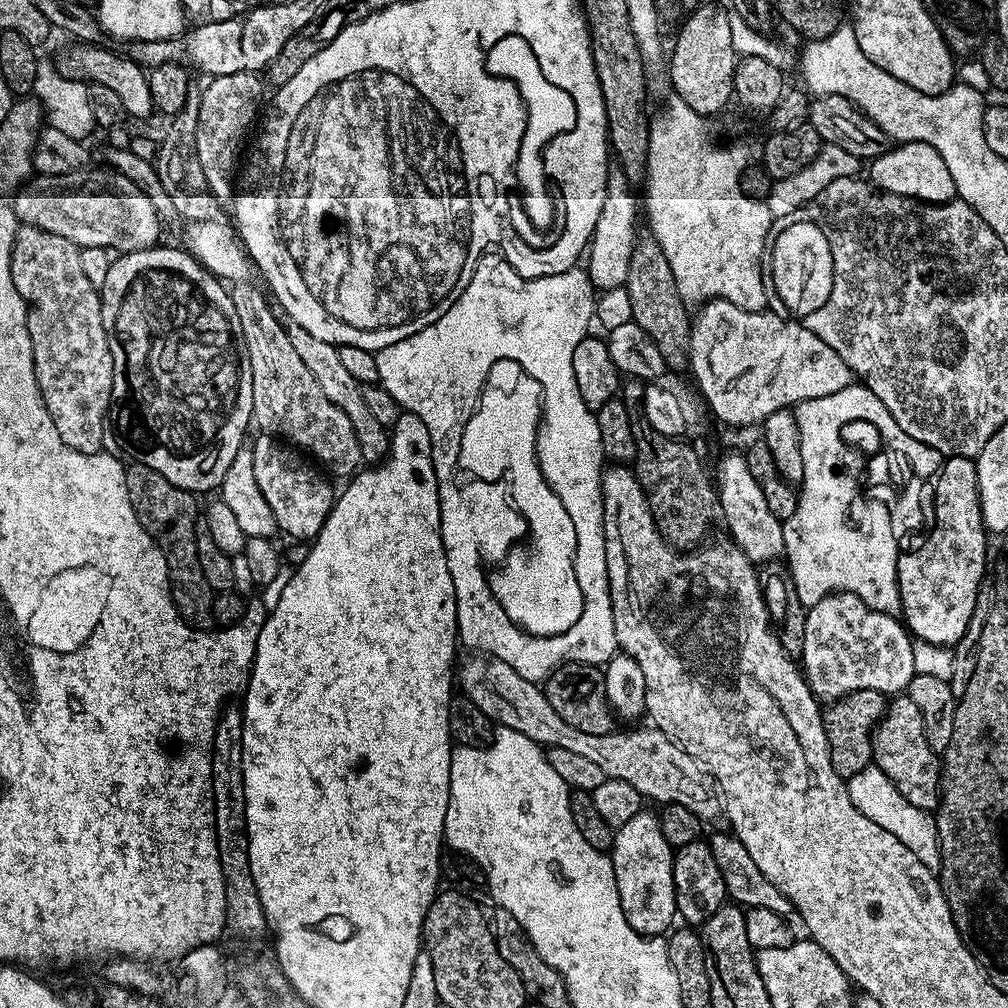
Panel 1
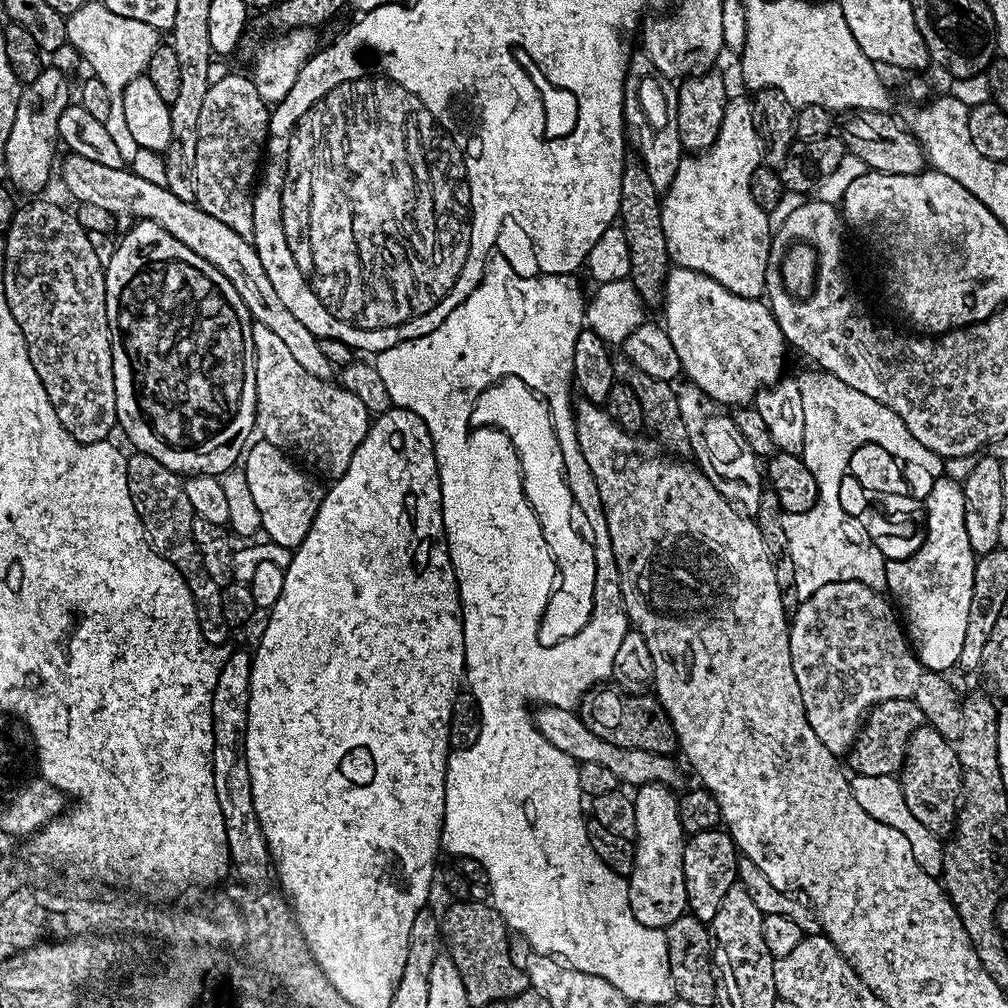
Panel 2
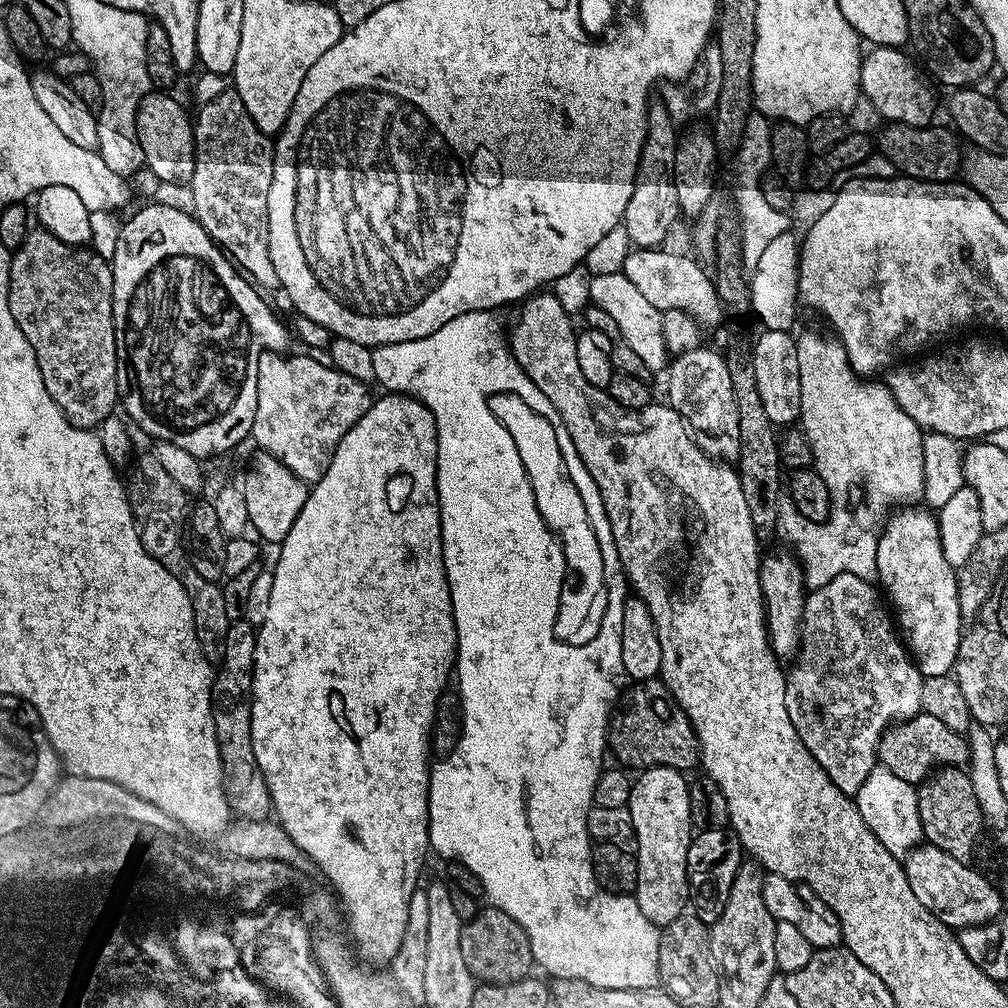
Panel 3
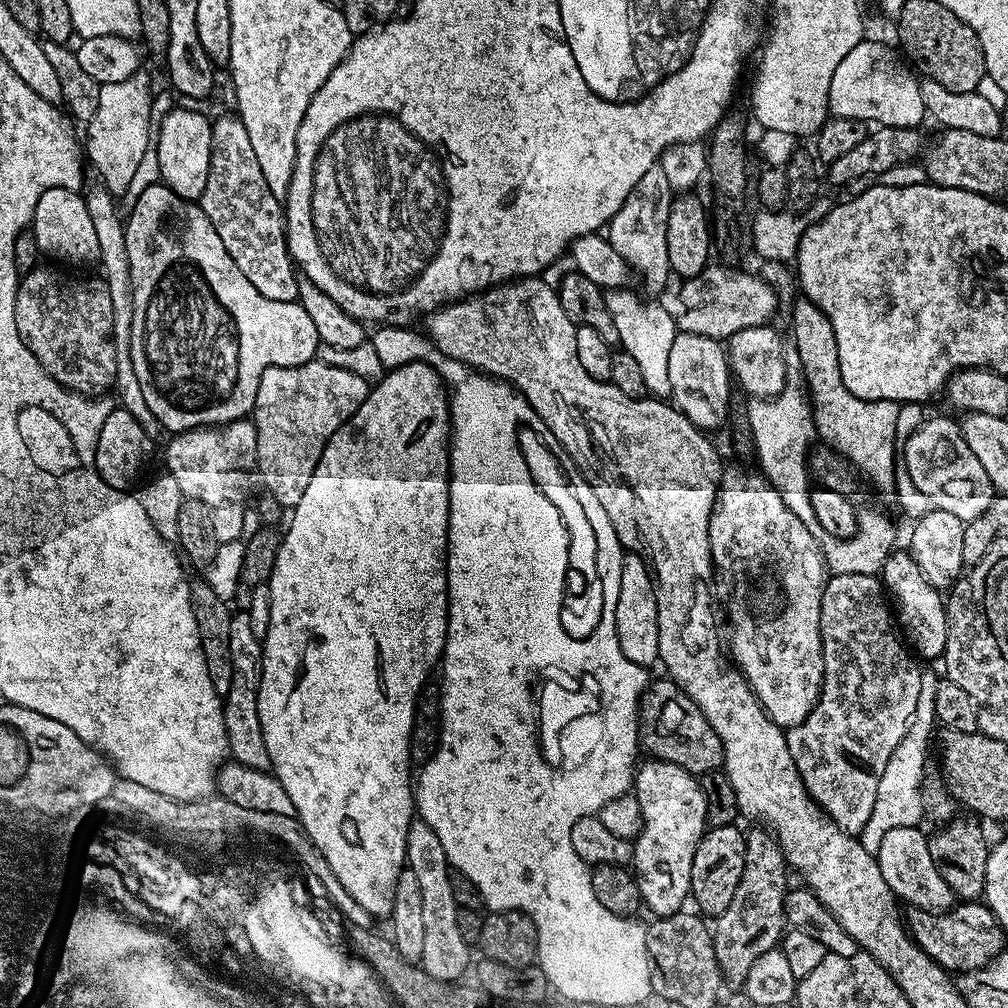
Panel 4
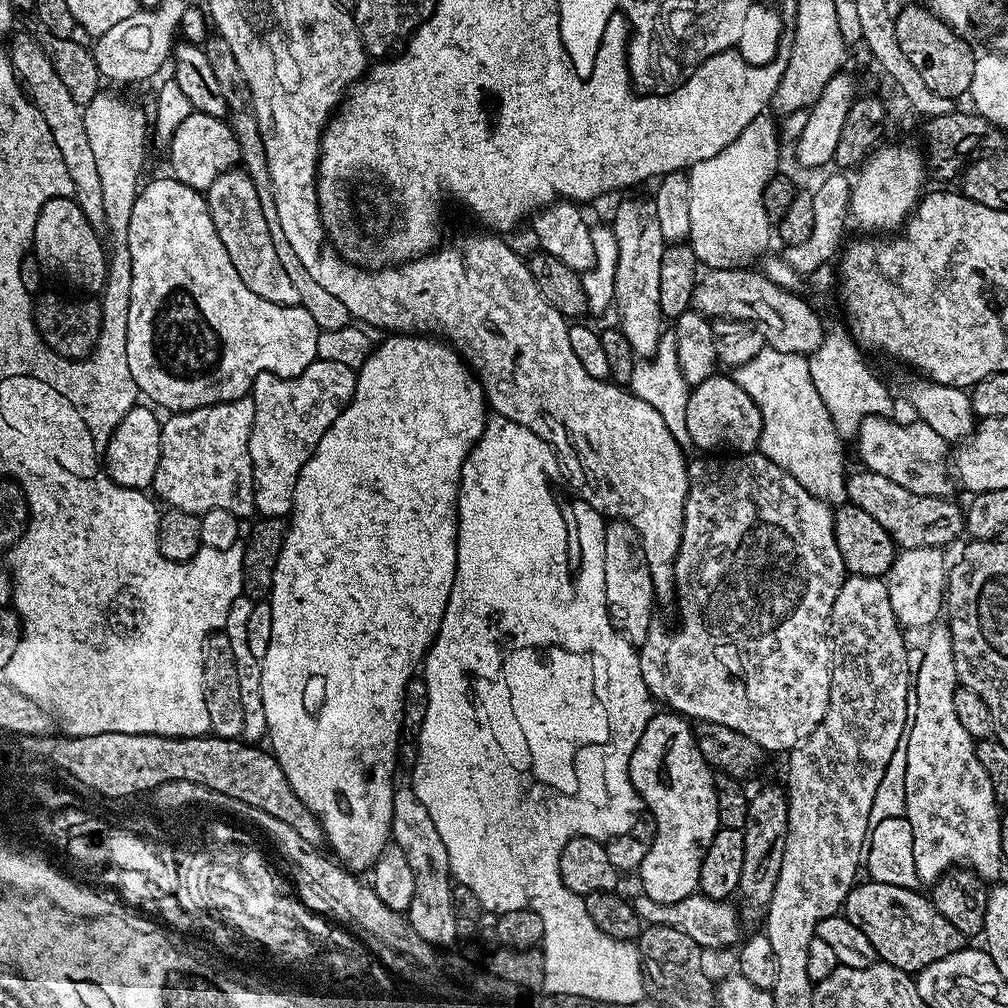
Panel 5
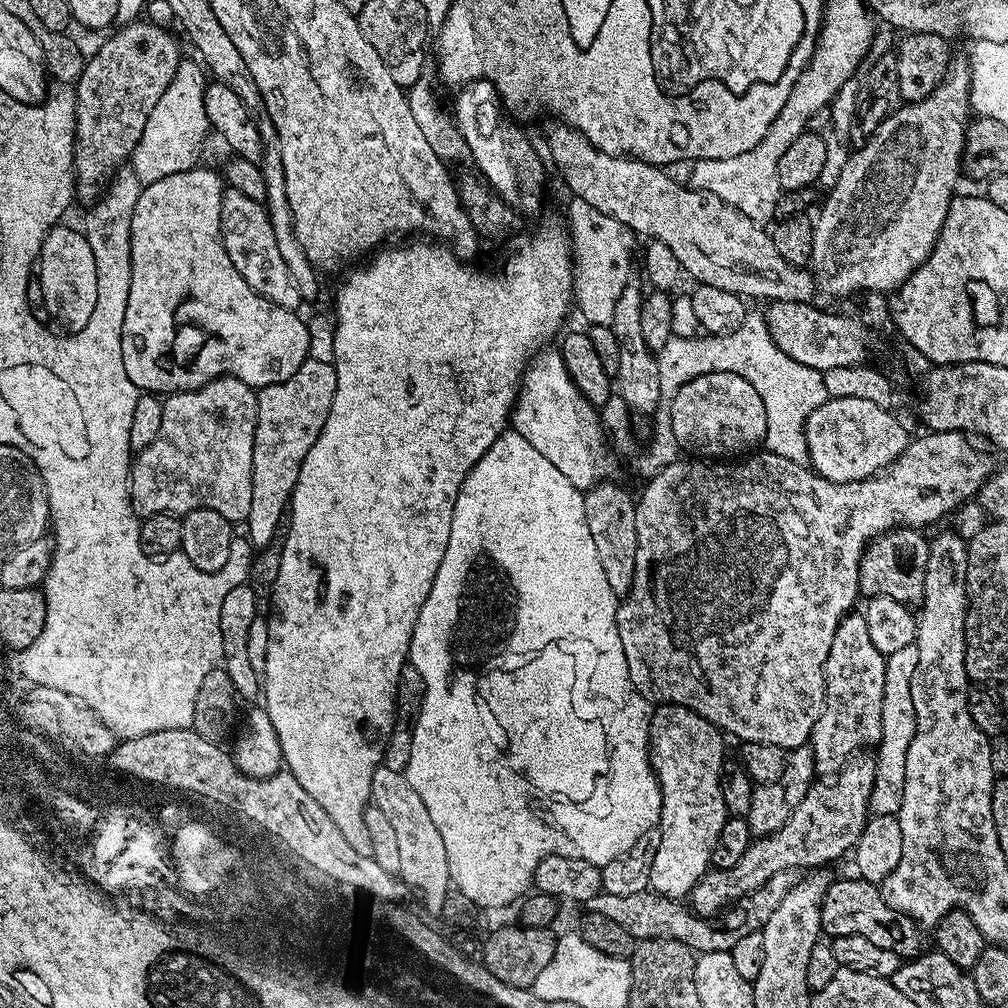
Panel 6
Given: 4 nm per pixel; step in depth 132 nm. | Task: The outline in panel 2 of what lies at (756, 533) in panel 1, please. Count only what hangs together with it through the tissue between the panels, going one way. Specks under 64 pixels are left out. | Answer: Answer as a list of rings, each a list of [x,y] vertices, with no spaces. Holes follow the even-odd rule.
[[[684,382],[675,391],[679,413],[690,438],[691,459],[714,486],[714,490],[718,490],[718,494],[731,500],[745,513],[756,513],[762,491],[762,464],[755,452],[750,450],[741,431],[735,428],[731,415],[715,400],[711,400],[697,384]]]

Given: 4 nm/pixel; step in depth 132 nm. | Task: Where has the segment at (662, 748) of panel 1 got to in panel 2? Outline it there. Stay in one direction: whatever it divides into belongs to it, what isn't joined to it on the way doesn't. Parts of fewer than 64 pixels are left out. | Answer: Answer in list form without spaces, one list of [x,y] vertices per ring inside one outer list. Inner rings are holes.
[[[545,704],[535,709],[534,719],[536,729],[540,731],[542,738],[546,738],[546,742],[558,746],[558,750],[570,754],[570,758],[574,758],[580,764],[594,762],[610,770],[610,774],[614,774],[614,778],[621,785],[667,784],[676,786],[680,780],[680,768],[672,761],[671,755],[663,756],[654,754],[650,750],[630,750],[622,746],[614,746],[614,742],[606,742],[606,738],[598,738],[598,734],[590,734],[590,730],[586,730],[579,715],[571,707]]]

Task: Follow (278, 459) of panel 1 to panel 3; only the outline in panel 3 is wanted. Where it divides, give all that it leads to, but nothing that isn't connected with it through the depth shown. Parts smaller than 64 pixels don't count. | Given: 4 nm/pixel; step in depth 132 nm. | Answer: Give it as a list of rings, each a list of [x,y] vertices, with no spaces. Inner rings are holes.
[[[257,451],[254,454],[244,480],[240,482],[246,500],[248,522],[257,527],[263,543],[270,542],[276,546],[284,542],[290,527],[301,513],[310,490],[303,480],[298,479],[270,453]]]

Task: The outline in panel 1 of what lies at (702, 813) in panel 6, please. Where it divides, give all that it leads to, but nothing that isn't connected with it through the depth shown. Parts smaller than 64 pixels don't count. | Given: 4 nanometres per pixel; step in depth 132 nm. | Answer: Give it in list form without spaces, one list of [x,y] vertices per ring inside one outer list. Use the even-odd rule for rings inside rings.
[[[642,810],[626,826],[615,829],[610,855],[626,922],[630,922],[639,936],[664,936],[673,927],[672,919],[675,921],[678,913],[672,873],[674,850],[666,842],[659,815]]]

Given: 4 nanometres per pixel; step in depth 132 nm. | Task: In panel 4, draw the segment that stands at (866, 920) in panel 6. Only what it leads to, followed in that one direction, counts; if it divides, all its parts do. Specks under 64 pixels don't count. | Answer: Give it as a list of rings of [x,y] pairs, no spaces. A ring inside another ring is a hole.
[[[960,902],[946,912],[923,912],[921,908],[909,907],[906,927],[918,947],[945,970],[957,968],[957,973],[973,972],[1005,951],[1006,935],[998,918],[984,902]]]

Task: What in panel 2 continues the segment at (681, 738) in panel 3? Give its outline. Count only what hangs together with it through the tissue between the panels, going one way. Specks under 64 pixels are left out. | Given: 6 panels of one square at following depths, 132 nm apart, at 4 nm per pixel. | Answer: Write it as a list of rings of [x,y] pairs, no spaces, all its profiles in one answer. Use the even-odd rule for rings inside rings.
[[[612,686],[591,688],[580,699],[578,715],[590,734],[598,734],[598,738],[606,738],[606,742],[630,750],[650,750],[663,756],[677,751],[676,731],[655,695],[625,694],[615,687],[608,687]]]

